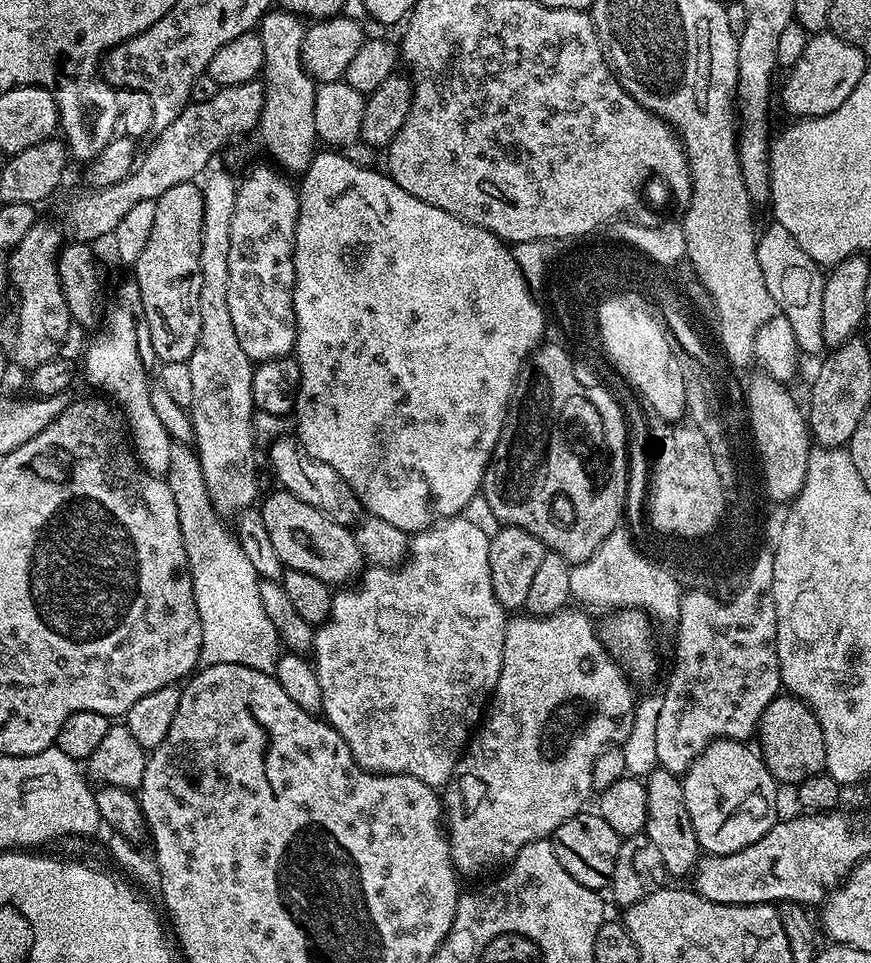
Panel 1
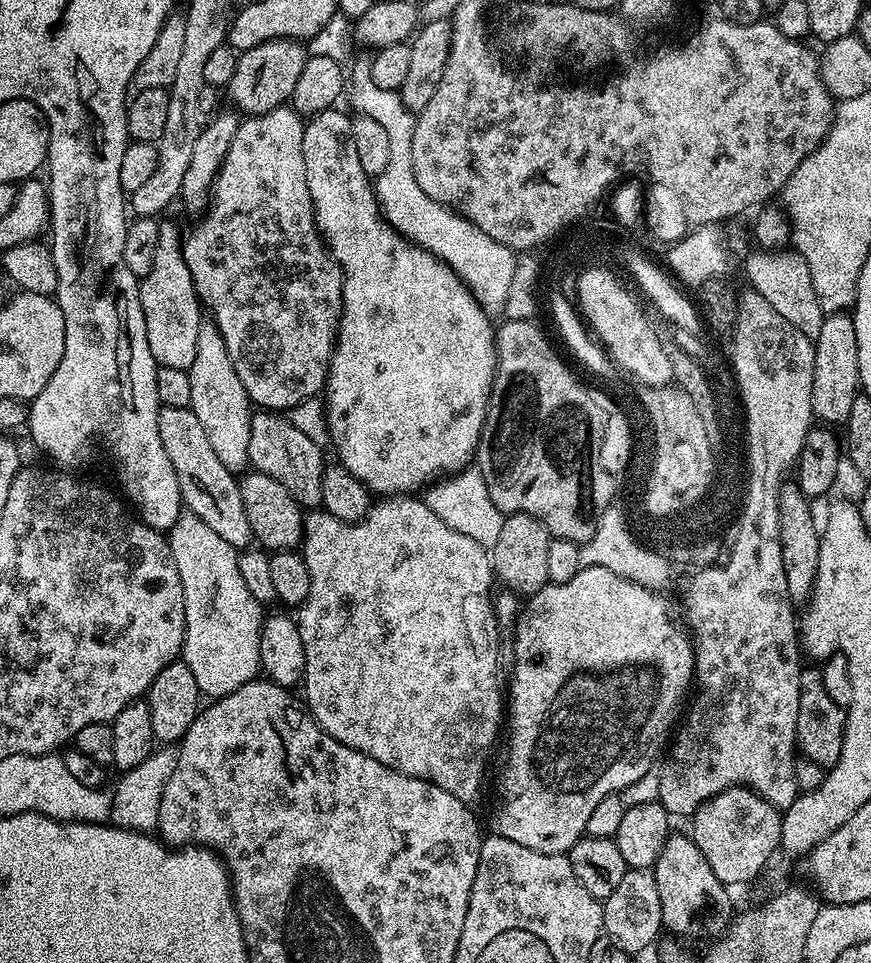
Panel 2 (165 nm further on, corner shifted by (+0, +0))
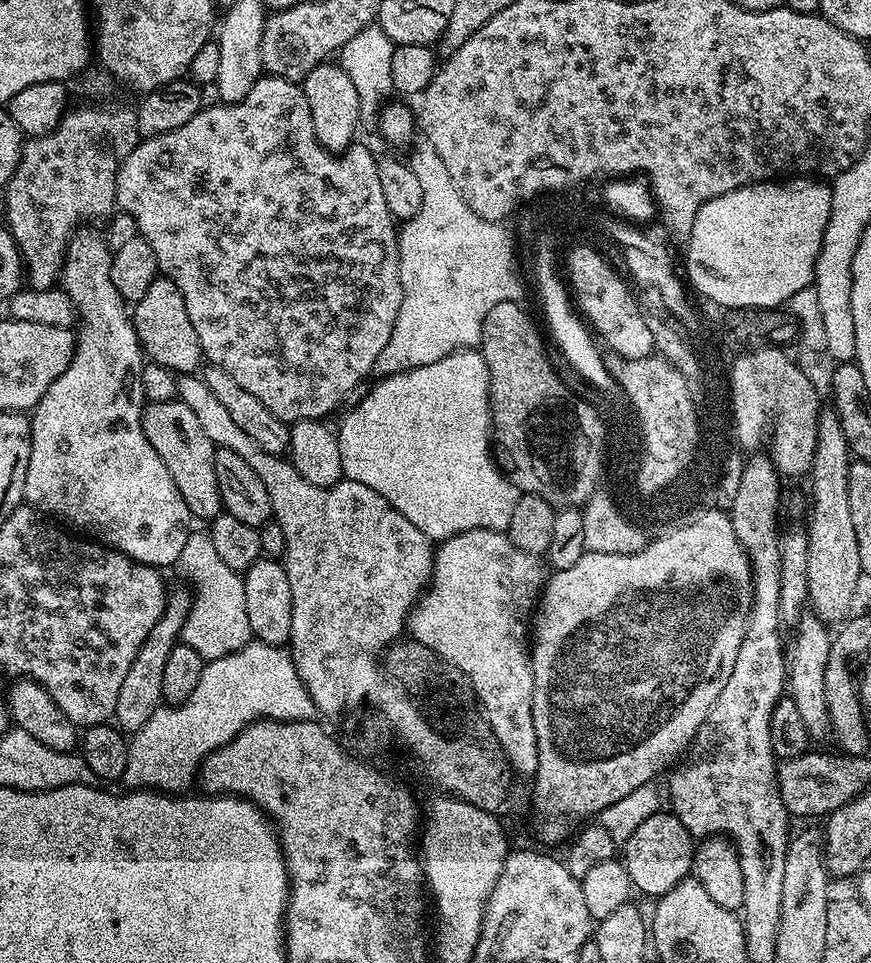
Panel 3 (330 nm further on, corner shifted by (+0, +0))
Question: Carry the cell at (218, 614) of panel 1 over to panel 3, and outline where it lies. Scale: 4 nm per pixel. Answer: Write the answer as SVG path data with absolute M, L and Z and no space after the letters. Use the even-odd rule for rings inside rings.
M189 531L186 546L178 554L175 567L189 580L192 594L190 614L180 631L180 640L190 650L198 650L205 662L217 660L234 654L244 648L253 639L250 630L250 618L246 614L246 590L244 577L239 572L230 570L226 562L214 551L214 542L207 531Z

